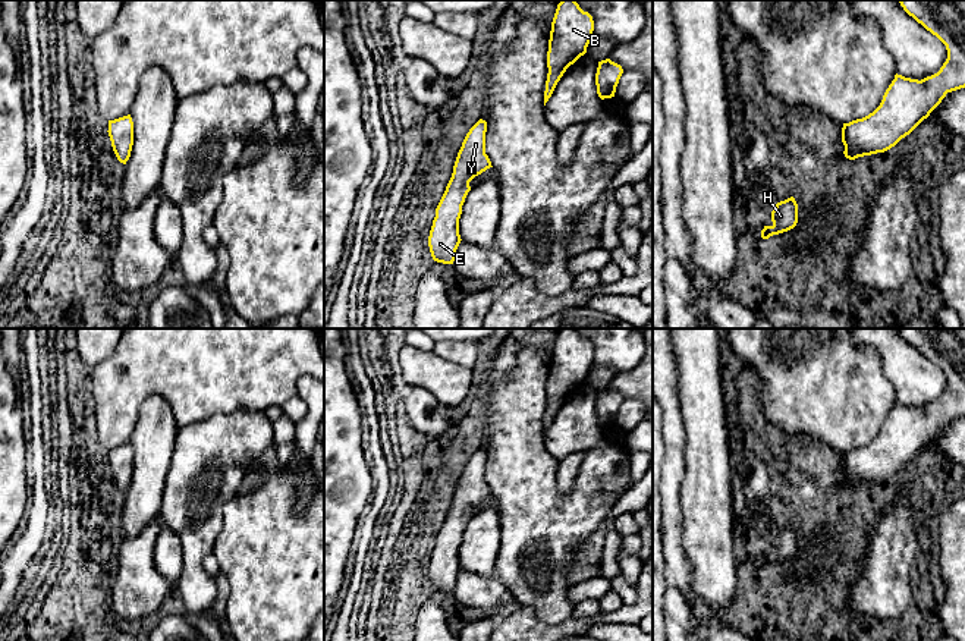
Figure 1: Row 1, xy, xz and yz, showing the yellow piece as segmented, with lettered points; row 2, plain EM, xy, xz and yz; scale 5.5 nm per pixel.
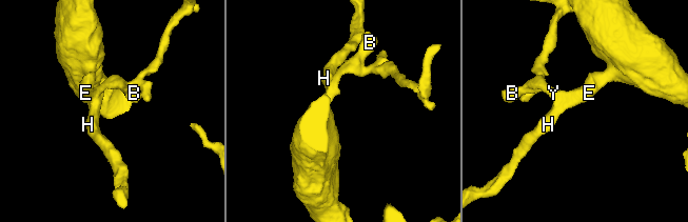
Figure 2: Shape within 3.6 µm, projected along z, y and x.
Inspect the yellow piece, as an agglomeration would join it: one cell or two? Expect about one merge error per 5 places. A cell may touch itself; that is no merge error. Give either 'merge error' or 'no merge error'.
no merge error

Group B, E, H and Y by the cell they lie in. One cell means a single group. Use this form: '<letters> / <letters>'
B E H Y

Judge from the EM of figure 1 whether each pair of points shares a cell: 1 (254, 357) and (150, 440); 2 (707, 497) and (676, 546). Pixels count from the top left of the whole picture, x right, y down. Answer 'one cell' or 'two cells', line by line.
1: two cells
2: two cells

